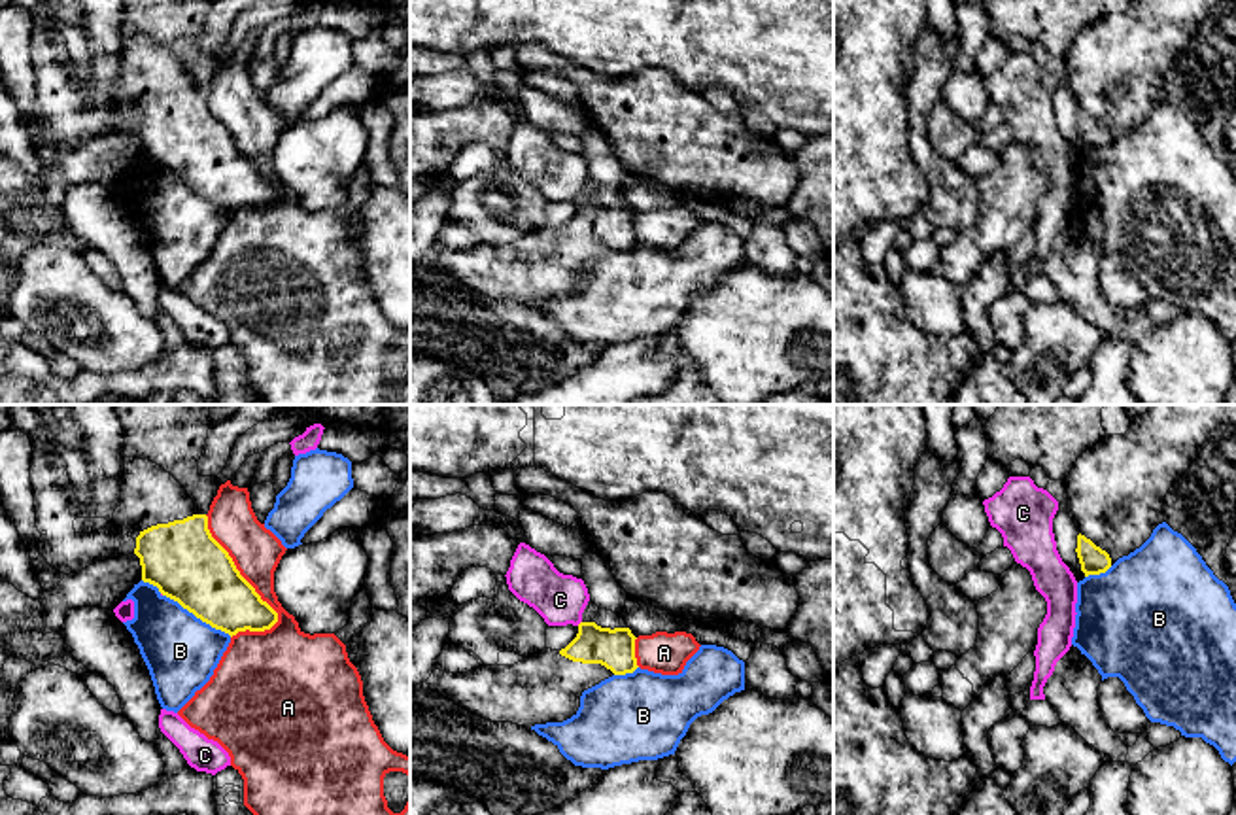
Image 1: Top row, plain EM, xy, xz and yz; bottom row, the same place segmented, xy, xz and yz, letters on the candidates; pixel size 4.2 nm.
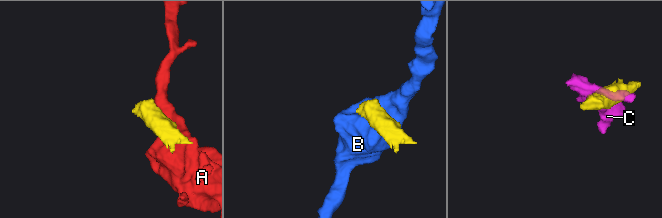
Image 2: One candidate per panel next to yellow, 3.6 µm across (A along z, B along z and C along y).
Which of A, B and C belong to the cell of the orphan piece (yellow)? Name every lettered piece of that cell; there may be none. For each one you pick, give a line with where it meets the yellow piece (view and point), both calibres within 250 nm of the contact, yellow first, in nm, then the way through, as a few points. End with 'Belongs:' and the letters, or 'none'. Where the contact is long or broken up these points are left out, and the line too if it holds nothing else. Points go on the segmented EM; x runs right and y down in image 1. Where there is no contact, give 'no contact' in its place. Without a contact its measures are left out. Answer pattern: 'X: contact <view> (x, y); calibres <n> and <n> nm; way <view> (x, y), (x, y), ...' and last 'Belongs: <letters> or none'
Belongs: none

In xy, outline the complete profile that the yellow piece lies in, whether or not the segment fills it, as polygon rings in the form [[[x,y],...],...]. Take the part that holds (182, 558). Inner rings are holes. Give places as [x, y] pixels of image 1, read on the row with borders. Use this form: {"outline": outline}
{"outline": [[[125,456],[121,505],[112,518],[121,535],[119,556],[136,554],[142,565],[142,581],[202,622],[229,633],[265,632],[278,622],[278,613],[261,599],[255,588],[240,575],[229,552],[212,537],[208,516],[185,488],[161,465]]]}

